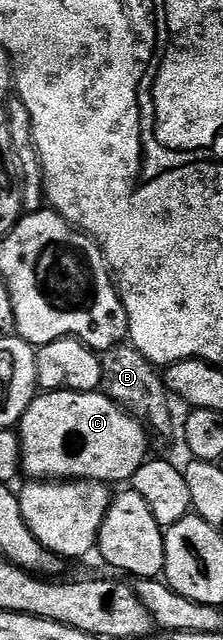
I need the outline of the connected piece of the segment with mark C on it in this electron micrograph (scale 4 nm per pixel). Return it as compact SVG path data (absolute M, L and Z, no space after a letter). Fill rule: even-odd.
M48 391L36 394L29 409L25 409L23 418L19 420L17 430L23 454L22 470L26 474L28 471L30 478L35 481L92 479L108 485L126 484L149 458L148 428L131 412L114 403L108 395L94 391Z

